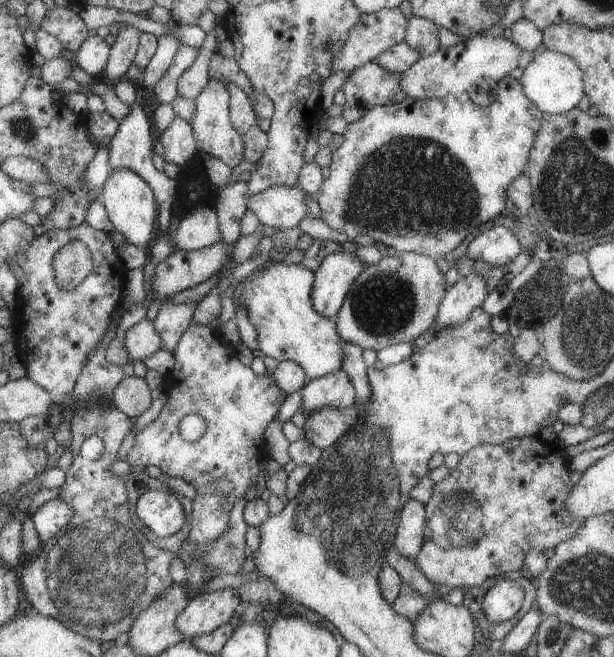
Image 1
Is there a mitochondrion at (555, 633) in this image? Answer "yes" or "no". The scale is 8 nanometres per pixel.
yes

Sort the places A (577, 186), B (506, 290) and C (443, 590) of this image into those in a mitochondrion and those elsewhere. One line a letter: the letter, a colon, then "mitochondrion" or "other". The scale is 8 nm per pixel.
A: mitochondrion
B: other
C: other

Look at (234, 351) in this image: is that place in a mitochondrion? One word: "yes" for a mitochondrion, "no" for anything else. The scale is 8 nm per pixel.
no

